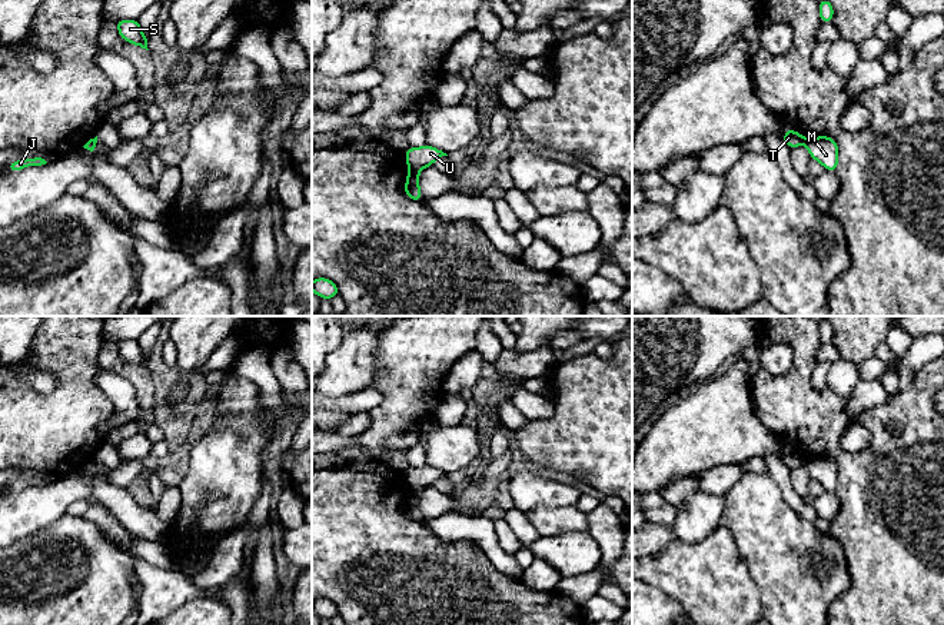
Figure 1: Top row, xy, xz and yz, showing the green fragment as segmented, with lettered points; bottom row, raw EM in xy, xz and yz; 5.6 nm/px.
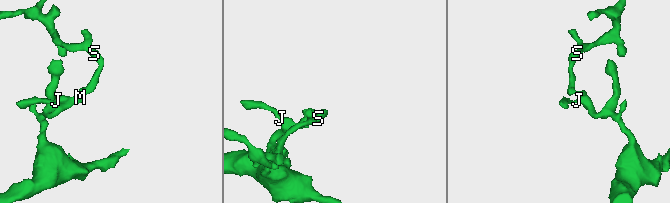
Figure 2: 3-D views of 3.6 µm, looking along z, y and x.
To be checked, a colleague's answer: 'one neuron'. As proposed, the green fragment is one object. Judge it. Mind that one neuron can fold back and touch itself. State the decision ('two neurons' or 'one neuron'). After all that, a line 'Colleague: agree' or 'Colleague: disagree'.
two neurons
Colleague: disagree

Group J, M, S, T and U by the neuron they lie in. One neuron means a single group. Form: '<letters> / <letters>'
J M / S T U

